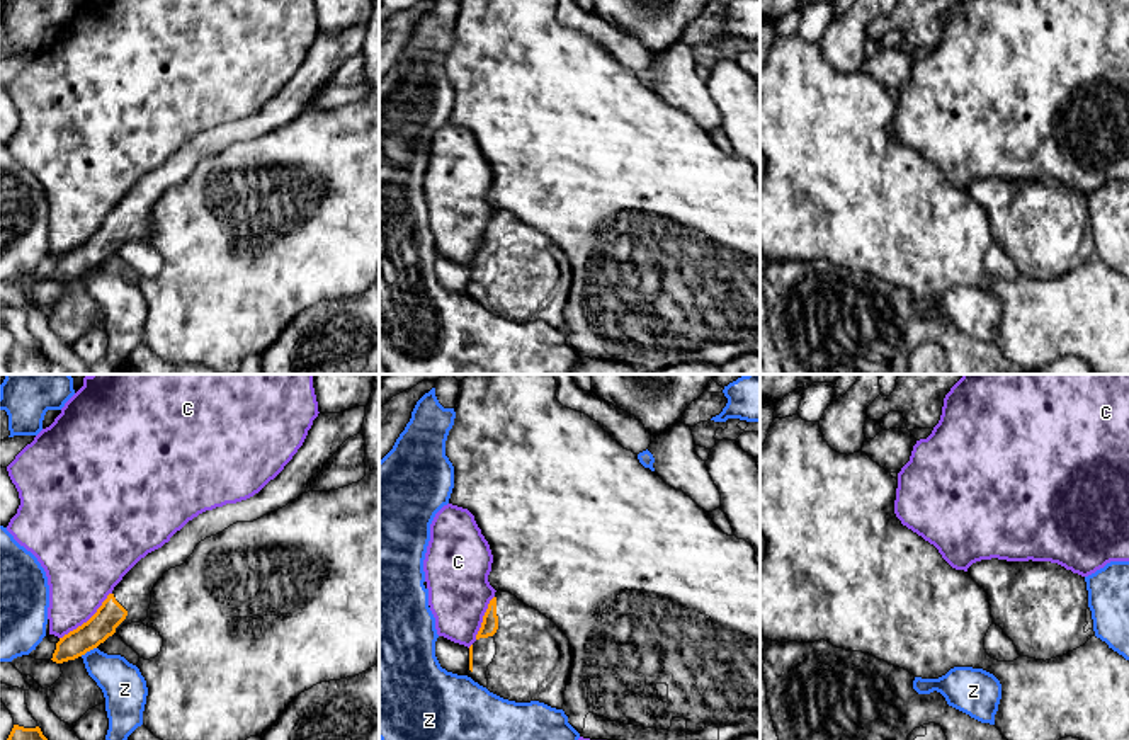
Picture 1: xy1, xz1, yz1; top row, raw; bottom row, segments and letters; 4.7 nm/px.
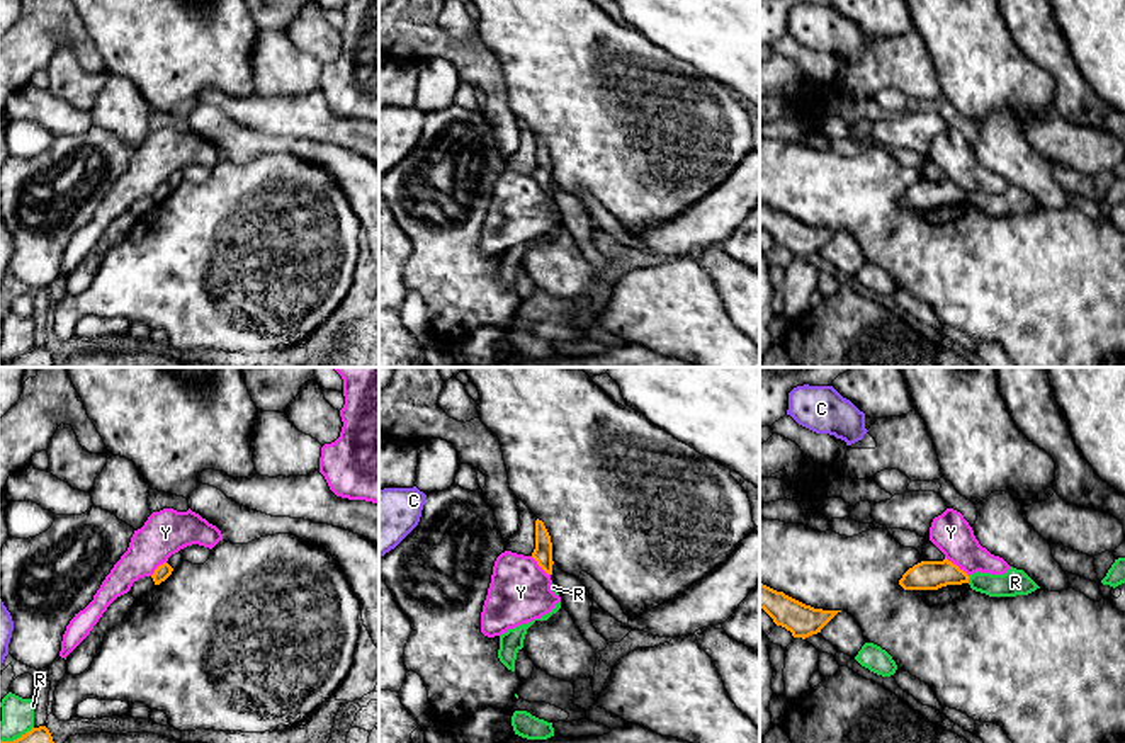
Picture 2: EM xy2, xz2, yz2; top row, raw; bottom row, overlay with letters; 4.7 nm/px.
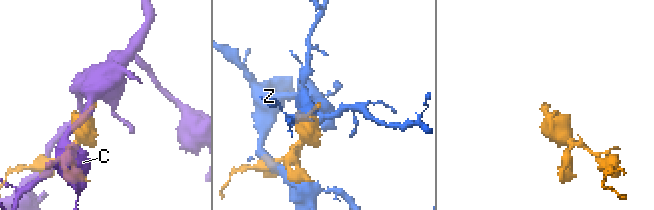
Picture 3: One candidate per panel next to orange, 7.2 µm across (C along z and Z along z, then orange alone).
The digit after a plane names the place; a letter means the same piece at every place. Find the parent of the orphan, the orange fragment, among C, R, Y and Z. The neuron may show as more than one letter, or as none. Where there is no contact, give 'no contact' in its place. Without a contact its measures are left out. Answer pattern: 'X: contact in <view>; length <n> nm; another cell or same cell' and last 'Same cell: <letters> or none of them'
C: contact in xy1; length 340 nm; another cell
R: contact in xy2; length 170 nm; another cell
Y: contact in yz2; length 160 nm; another cell
Z: contact in xy1; length 90 nm; another cell
Same cell: none of them

